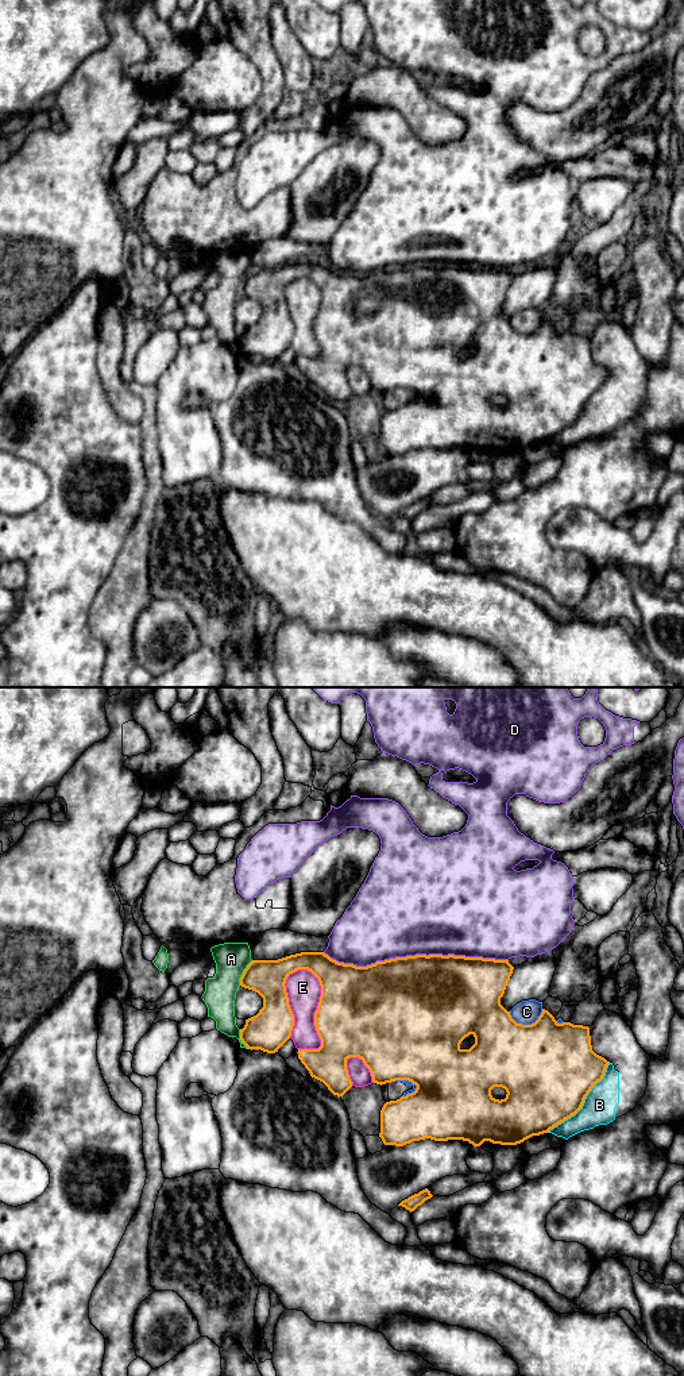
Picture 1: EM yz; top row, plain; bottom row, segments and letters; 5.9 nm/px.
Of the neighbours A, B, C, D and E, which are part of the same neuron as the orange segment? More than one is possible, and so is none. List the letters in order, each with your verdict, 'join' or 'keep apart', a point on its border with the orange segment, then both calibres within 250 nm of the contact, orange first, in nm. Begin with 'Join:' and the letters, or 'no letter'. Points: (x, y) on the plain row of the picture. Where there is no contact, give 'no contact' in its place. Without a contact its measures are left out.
Join: no letter
A: keep apart | yz (243, 281) | 220/200 nm
B: keep apart | yz (583, 411) | 500/190 nm
C: keep apart | yz (528, 334) | 500/140 nm
D: keep apart | yz (416, 263) | 500/500 nm
E: keep apart | yz (319, 313) | 500/200 nm

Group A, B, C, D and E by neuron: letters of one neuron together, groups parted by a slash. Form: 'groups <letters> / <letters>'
groups A / B C E / D

